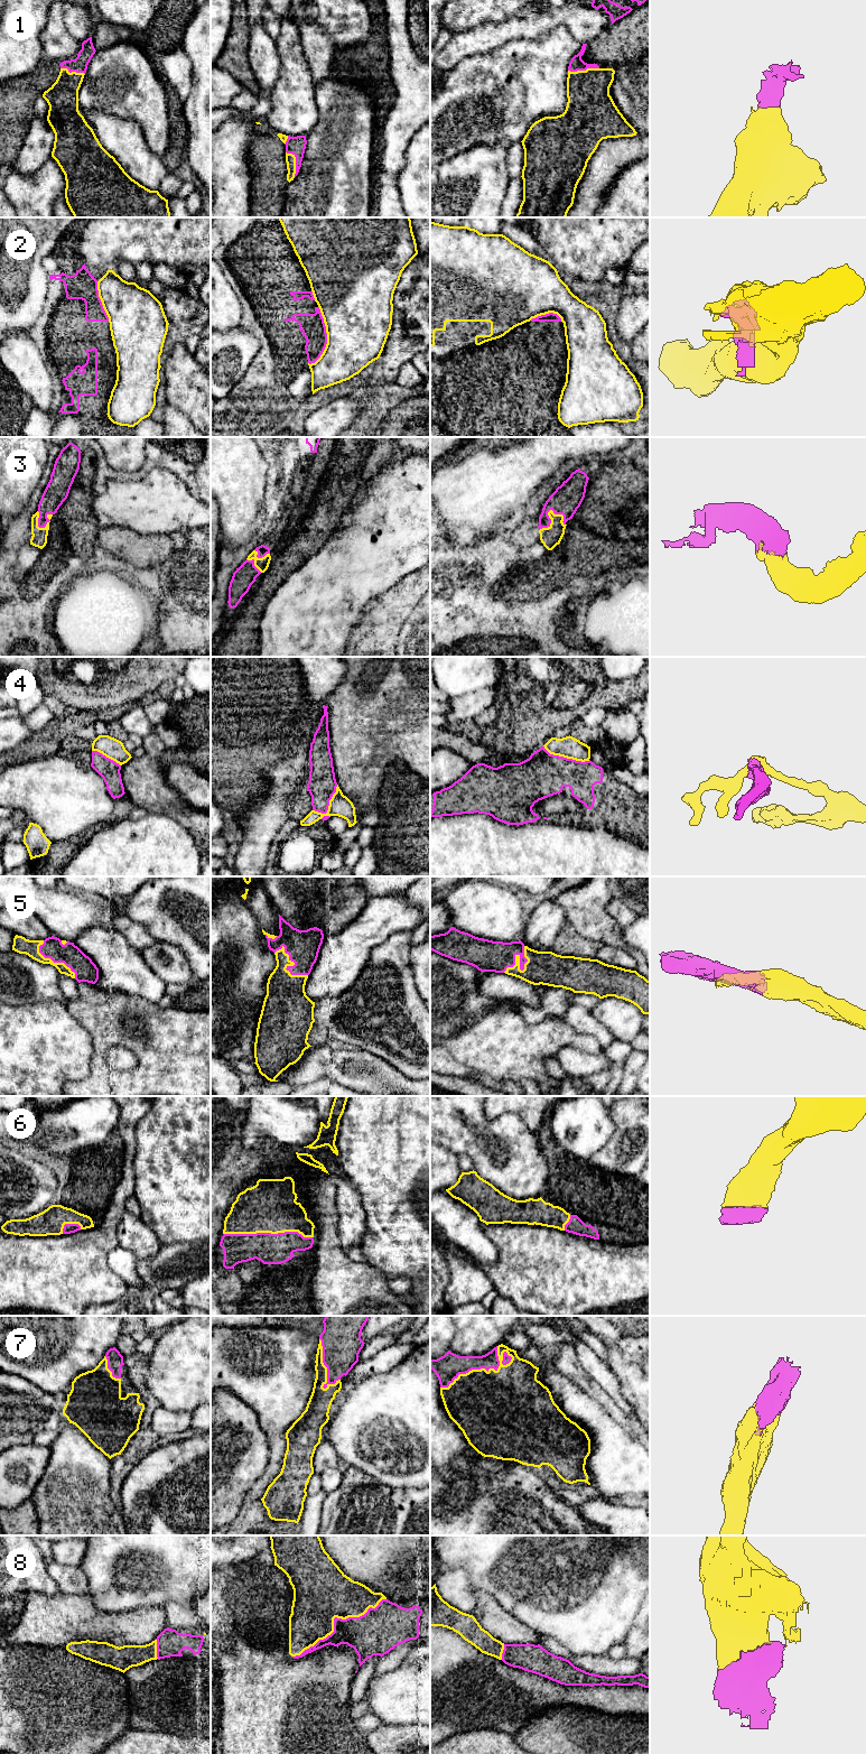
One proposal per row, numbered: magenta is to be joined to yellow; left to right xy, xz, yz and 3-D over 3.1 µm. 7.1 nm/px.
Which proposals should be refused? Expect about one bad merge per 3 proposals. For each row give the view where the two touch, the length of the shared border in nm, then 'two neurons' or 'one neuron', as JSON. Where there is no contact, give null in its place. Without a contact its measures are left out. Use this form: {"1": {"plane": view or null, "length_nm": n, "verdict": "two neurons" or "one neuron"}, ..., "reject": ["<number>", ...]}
{"1": {"plane": "yz", "length_nm": 220, "verdict": "one neuron"}, "2": {"plane": "xz", "length_nm": 420, "verdict": "one neuron"}, "3": {"plane": "yz", "length_nm": 220, "verdict": "one neuron"}, "4": {"plane": "xz", "length_nm": 280, "verdict": "two neurons"}, "5": {"plane": "yz", "length_nm": 240, "verdict": "one neuron"}, "6": {"plane": "xz", "length_nm": 650, "verdict": "one neuron"}, "7": {"plane": "yz", "length_nm": 550, "verdict": "one neuron"}, "8": {"plane": "xz", "length_nm": 800, "verdict": "one neuron"}, "reject": ["4"]}

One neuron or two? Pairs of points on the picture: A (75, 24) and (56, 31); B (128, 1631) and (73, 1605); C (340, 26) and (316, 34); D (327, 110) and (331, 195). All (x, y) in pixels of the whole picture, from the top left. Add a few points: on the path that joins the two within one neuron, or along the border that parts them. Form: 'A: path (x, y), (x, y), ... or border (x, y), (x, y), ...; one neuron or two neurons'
A: border (63, 11), (63, 24), (66, 30), (81, 43); two neurons
B: path (114, 1627), (94, 1625), (86, 1618); one neuron
C: border (313, 11), (316, 21), (324, 29), (335, 48); two neurons
D: path (331, 131), (331, 174); one neuron

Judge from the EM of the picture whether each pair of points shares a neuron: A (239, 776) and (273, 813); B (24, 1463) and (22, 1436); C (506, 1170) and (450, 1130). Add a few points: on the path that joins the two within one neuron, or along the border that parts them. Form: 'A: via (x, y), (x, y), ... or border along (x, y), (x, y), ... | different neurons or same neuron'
A: border along (262, 770), (264, 791), (241, 815) | different neurons
B: border along (33, 1441), (17, 1444), (11, 1447) | different neurons
C: via (493, 1167), (464, 1139) | same neuron

